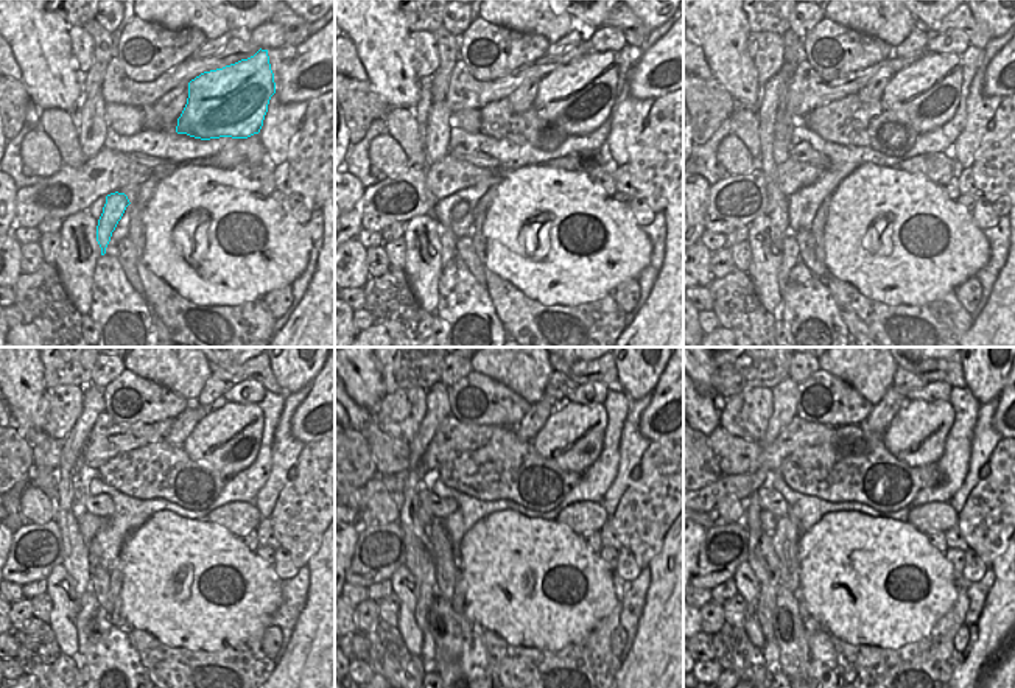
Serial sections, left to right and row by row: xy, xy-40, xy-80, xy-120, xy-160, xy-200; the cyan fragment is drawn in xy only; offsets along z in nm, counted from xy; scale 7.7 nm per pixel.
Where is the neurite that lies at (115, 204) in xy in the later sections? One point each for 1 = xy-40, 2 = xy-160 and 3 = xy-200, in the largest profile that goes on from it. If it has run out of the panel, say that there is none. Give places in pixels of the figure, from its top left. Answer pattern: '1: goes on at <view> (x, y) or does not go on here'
1: goes on at xy-40 (447, 238)
2: goes on at xy-160 (428, 651)
3: goes on at xy-200 (771, 651)

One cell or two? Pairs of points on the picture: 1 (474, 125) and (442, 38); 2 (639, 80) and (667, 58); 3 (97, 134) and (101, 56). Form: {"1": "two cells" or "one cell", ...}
{"1": "two cells", "2": "one cell", "3": "one cell"}

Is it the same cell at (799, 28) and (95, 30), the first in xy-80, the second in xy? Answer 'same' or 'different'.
different

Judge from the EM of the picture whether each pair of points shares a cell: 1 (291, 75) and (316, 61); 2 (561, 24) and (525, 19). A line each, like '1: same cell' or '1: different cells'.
1: same cell
2: same cell

